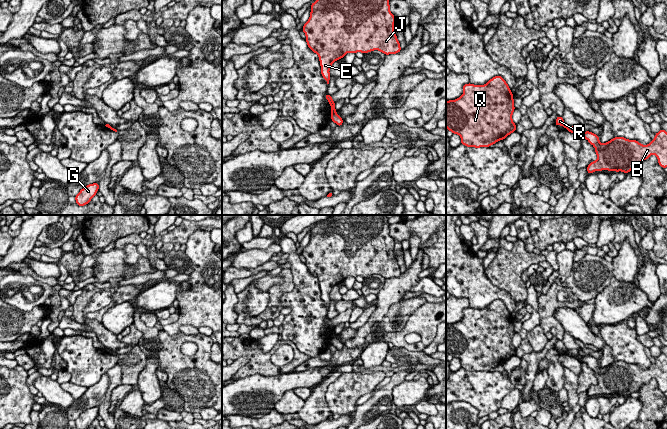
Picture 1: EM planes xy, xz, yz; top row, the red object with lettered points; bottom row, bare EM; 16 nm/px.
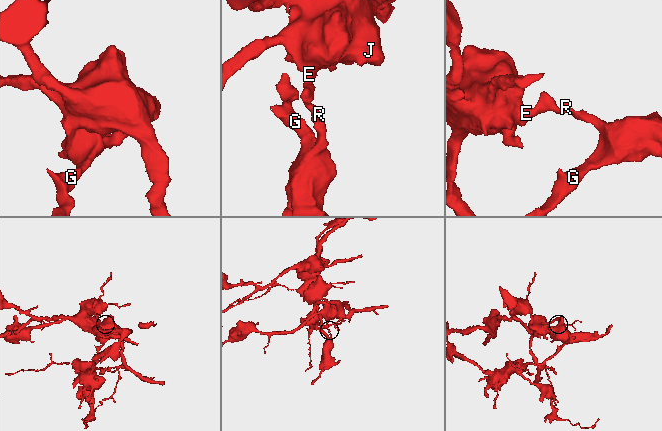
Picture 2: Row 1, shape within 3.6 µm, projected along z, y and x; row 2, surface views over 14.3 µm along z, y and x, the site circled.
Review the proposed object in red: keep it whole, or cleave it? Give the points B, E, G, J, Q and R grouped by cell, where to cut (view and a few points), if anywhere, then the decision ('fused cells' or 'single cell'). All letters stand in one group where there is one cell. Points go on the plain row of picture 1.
groups B G / E J Q R; cut xz (335, 336), (332, 338); fused cells

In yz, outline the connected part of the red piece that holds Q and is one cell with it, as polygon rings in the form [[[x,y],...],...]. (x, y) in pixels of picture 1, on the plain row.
[[[494,300],[484,309],[465,308],[463,315],[461,321],[446,325],[446,352],[460,360],[461,368],[475,372],[490,371],[516,355],[512,344],[515,334],[513,318],[503,301]]]

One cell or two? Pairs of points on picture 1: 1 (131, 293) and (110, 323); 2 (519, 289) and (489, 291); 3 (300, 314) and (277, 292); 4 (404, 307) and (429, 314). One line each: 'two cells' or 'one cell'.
1: two cells
2: two cells
3: two cells
4: two cells

